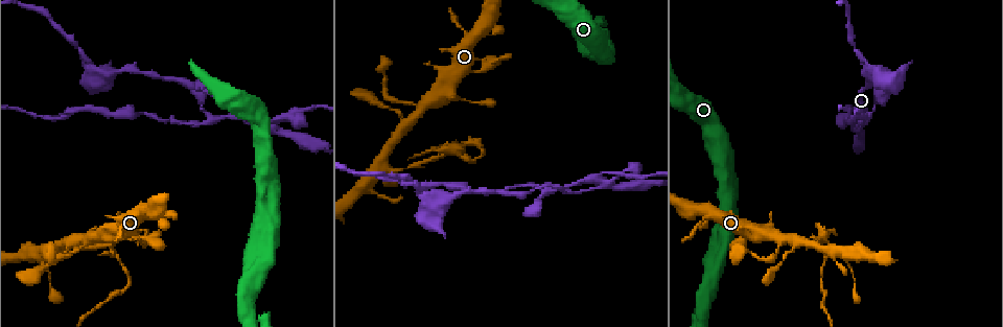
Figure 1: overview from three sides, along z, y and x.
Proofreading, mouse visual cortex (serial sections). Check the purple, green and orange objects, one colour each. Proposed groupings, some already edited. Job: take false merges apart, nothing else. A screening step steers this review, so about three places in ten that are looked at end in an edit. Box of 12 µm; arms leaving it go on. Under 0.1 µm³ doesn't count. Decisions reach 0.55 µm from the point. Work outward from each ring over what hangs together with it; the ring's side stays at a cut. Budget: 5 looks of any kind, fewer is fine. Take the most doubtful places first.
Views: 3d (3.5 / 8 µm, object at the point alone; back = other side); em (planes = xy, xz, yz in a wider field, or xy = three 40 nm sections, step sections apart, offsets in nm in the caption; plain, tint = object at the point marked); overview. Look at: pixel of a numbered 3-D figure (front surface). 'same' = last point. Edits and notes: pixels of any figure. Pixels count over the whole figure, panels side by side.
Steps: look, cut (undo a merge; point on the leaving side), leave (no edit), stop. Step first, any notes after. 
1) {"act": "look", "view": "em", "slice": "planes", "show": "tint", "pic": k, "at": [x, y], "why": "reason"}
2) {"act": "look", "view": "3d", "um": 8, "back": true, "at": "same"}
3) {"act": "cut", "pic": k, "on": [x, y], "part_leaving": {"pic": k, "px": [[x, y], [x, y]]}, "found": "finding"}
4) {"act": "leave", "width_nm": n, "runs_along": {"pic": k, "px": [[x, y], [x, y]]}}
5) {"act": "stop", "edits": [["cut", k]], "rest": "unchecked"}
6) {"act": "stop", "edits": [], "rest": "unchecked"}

{"act": "look", "view": "3d", "um": 8, "back": true, "pic": 1, "at": [440, 207], "why": "abrupt turn"}

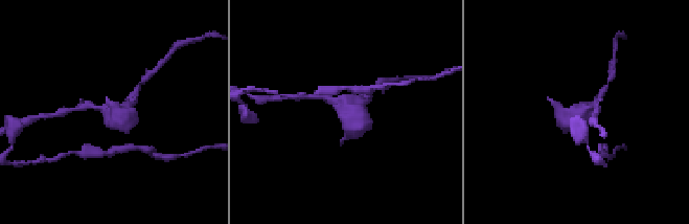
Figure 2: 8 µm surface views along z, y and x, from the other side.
{"act": "look", "view": "em", "slice": "xy", "step": 5, "show": "tint", "pic": 2, "at": [345, 111]}

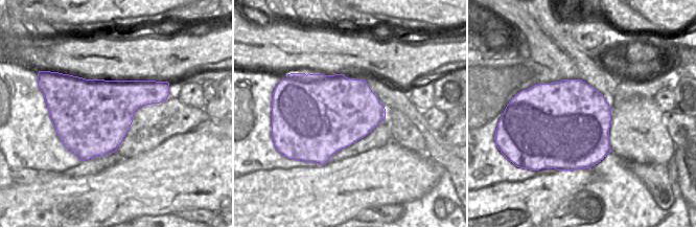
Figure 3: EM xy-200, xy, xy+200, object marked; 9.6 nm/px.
{"act": "leave", "runs_along": {"pic": 2, "px": [[91, 107], [121, 114], [134, 95]]}, "found": "all the same cell"}

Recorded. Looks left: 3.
{"act": "look", "view": "3d", "um": 8, "pic": 1, "at": [422, 106], "why": "three arms meet"}

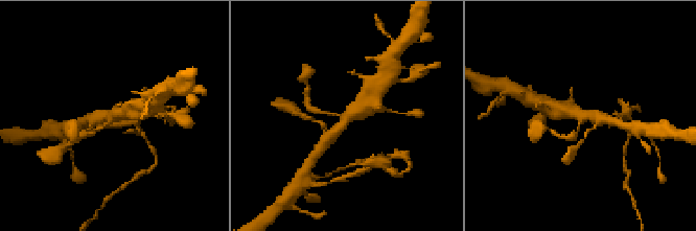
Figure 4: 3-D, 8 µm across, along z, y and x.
{"act": "look", "view": "em", "slice": "xy", "step": 2, "show": "tint", "pic": 4, "at": [347, 118], "why": "now the EM"}

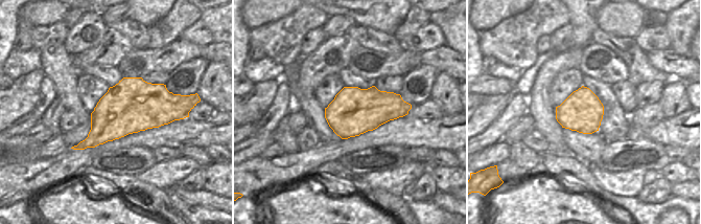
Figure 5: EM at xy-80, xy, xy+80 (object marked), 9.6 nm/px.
{"act": "leave", "runs_along": {"pic": 4, "px": [[371, 96], [326, 140]]}, "found": "continuous, no second cell"}

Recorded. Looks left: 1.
{"act": "stop", "edits": [], "rest": "unchecked"}

